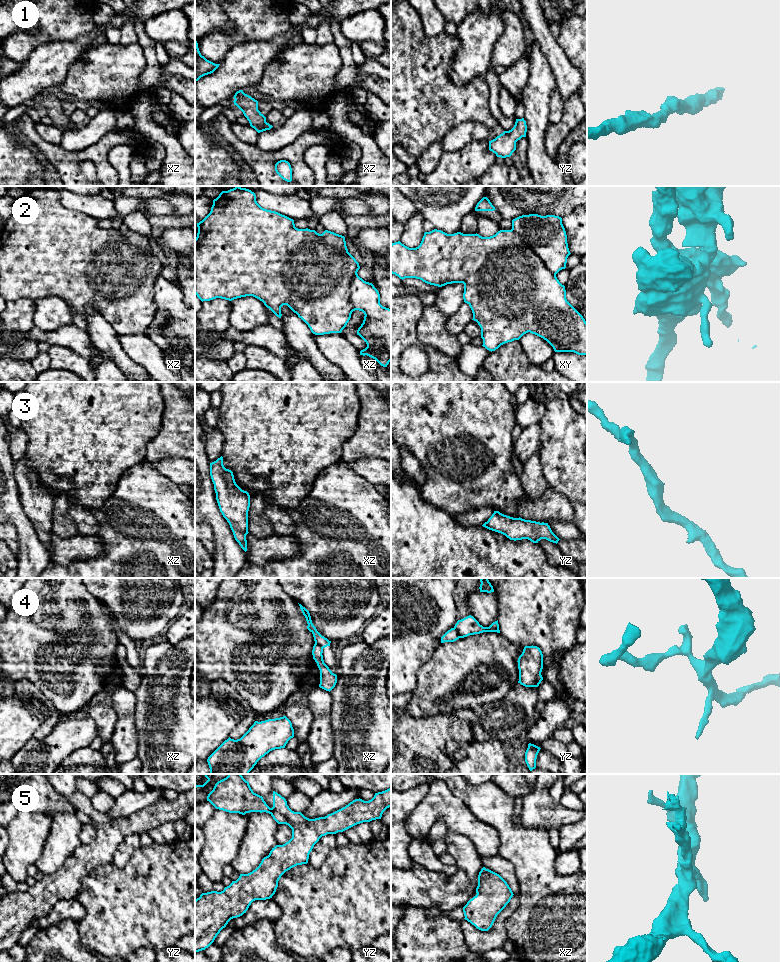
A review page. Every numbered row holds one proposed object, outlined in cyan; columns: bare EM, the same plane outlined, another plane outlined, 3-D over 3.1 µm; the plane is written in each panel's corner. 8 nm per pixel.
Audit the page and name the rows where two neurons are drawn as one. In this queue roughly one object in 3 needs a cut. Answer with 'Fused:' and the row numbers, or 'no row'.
Fused: 4

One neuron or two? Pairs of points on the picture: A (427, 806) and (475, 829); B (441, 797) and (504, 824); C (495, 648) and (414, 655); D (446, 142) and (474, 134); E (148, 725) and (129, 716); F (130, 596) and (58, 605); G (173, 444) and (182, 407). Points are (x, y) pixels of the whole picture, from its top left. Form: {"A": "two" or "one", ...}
{"A": "one", "B": "two", "C": "two", "D": "one", "E": "two", "F": "two", "G": "one"}

